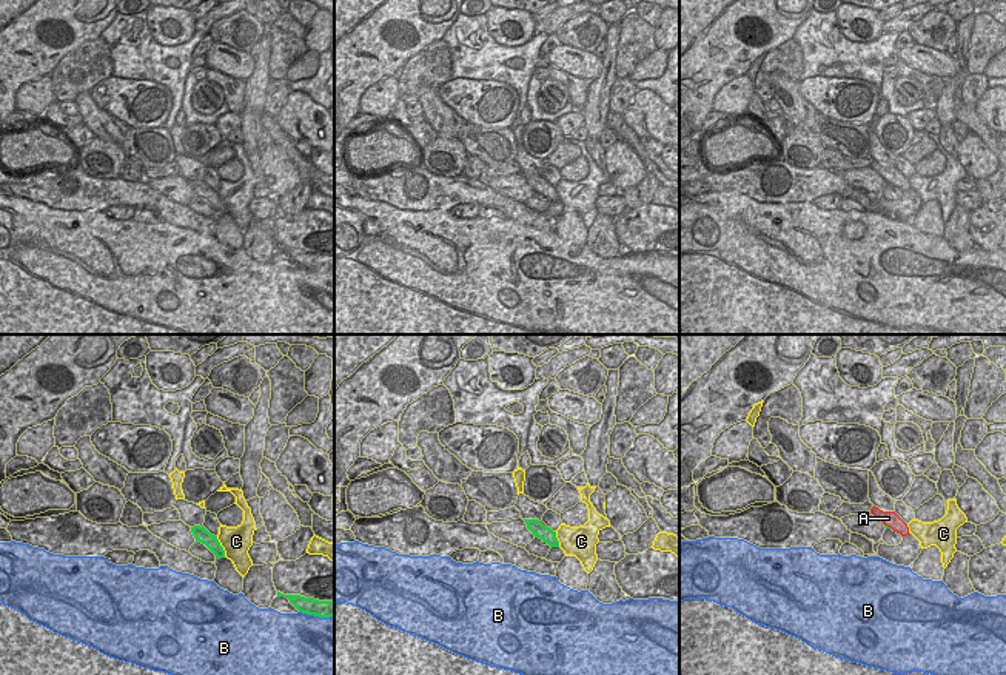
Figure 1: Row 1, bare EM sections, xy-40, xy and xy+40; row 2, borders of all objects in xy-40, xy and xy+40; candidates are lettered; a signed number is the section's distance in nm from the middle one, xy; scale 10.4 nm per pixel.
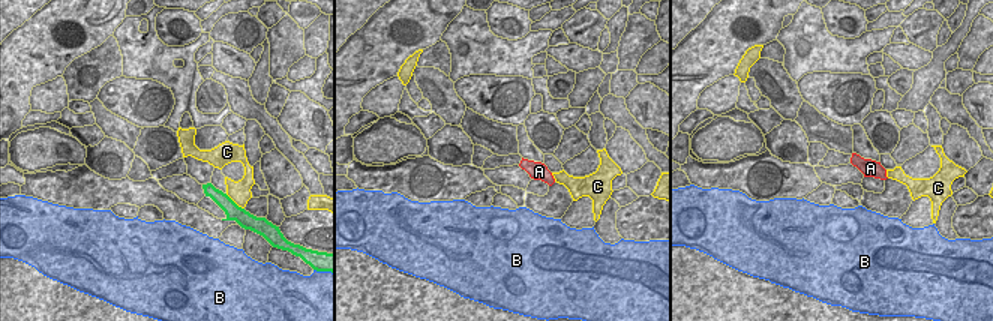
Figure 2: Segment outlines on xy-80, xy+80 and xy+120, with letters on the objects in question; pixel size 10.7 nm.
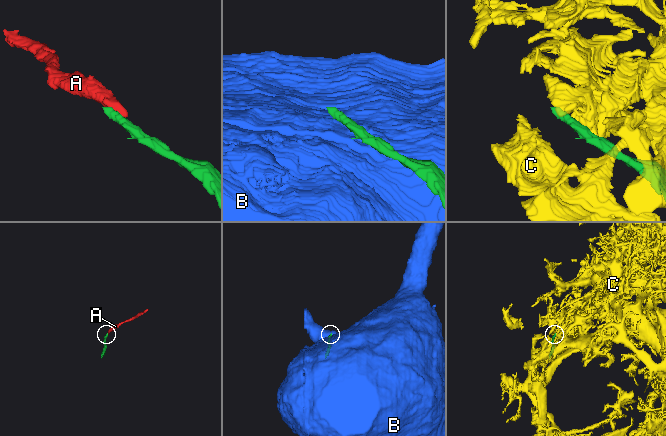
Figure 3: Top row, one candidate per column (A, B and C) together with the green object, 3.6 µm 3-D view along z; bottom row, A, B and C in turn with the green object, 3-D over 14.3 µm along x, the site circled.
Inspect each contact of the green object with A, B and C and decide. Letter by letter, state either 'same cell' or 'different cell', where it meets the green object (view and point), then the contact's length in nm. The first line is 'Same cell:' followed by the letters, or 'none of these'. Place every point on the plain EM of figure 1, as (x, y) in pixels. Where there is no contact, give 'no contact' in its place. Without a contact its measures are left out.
Same cell: A
A: same cell; meets green in xy+40 at (886, 181); contact 90 nm long
B: different cell; meets green in xy-40 at (316, 270); contact 380 nm long
C: different cell; meets green in xy-40 at (221, 201); contact 240 nm long

